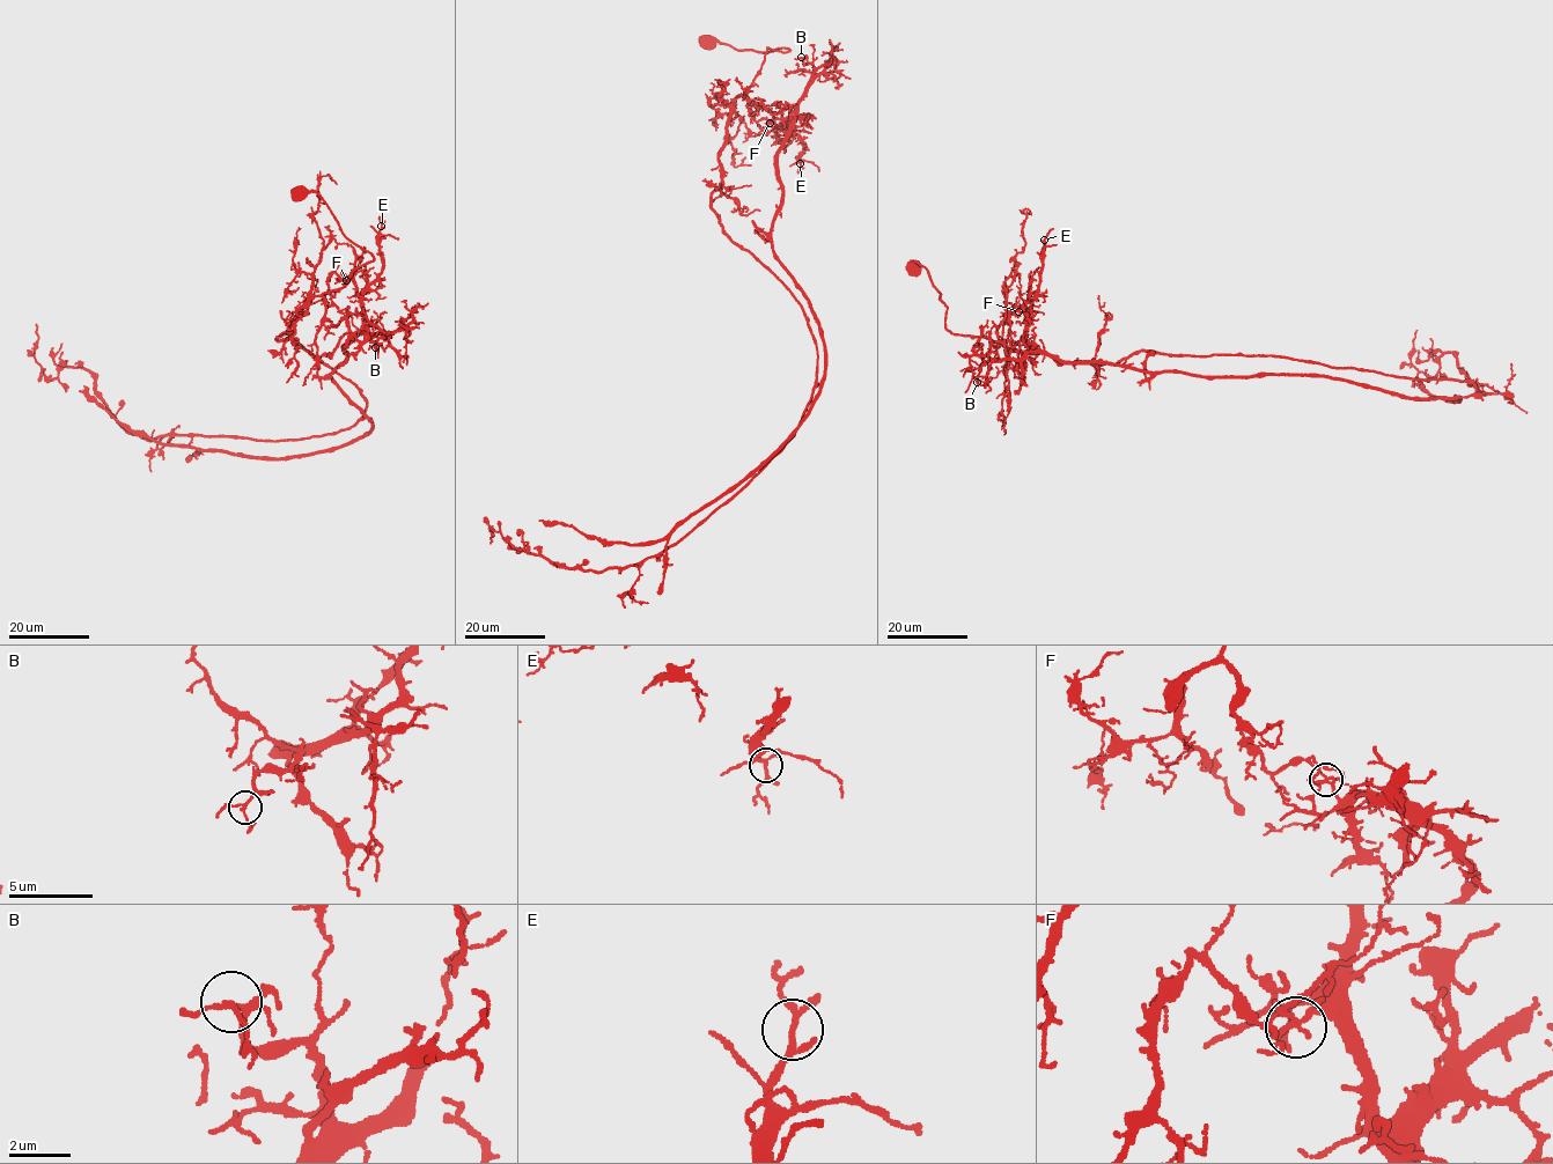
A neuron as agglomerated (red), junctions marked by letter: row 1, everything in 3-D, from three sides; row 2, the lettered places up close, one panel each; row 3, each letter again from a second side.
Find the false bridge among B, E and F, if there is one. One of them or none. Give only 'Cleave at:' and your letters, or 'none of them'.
Cleave at: F

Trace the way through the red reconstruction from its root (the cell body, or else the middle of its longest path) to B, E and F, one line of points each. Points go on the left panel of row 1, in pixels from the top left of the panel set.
B: (300, 193), (316, 191), (373, 258), (322, 296), (326, 329), (345, 319), (361, 341), (388, 332), (375, 347)
E: (300, 193), (316, 191), (346, 237), (373, 258), (325, 300), (335, 271), (359, 293), (377, 278), (381, 226)
F: (300, 193), (316, 191), (346, 237), (373, 258), (353, 270), (345, 286), (322, 296), (335, 271), (347, 280)

